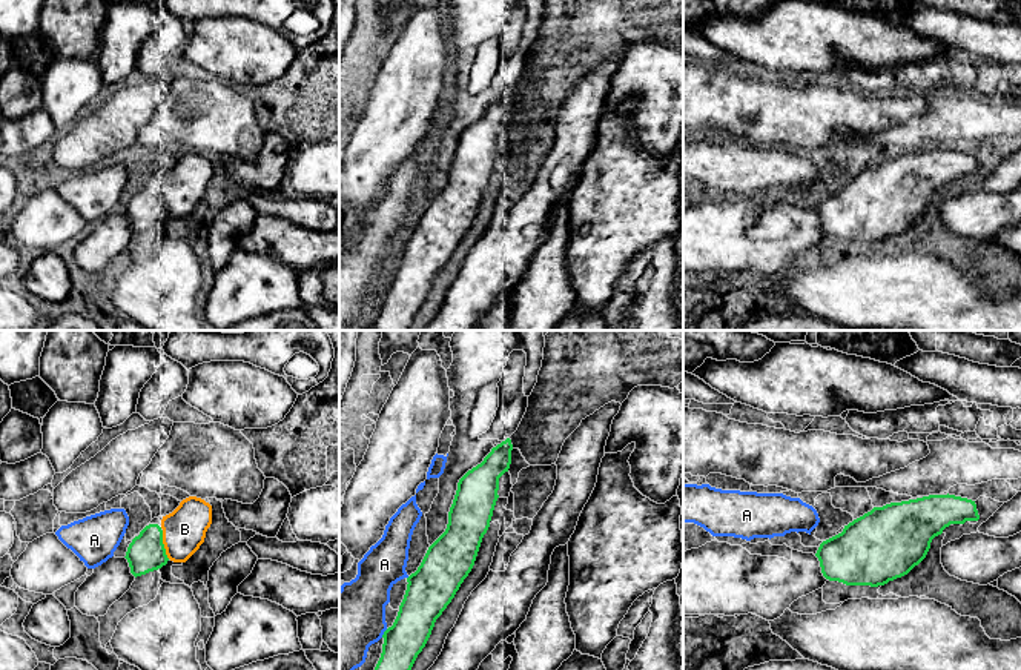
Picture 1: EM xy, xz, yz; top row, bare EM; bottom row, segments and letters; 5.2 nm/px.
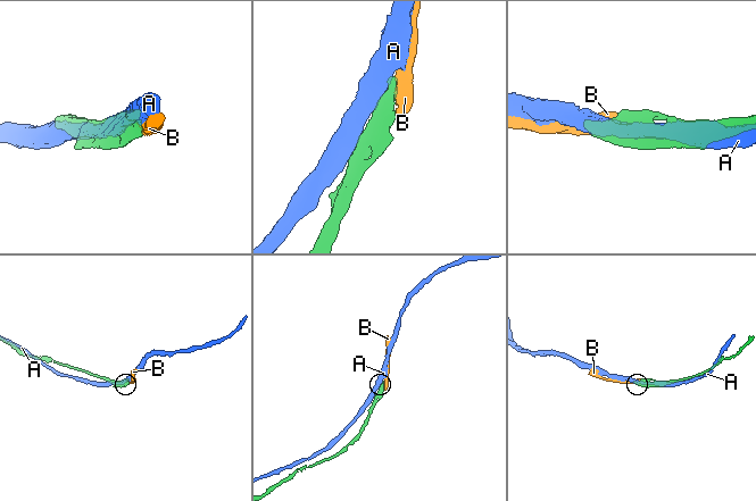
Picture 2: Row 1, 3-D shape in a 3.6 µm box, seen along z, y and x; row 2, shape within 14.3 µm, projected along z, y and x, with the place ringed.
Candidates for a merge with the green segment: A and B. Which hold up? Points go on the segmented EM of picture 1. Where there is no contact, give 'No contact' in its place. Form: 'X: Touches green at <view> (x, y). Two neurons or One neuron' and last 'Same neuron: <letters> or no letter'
A: Touches green at xz (384, 633). Two neurons
B: Touches green at xy (163, 544). One neuron
Same neuron: B

